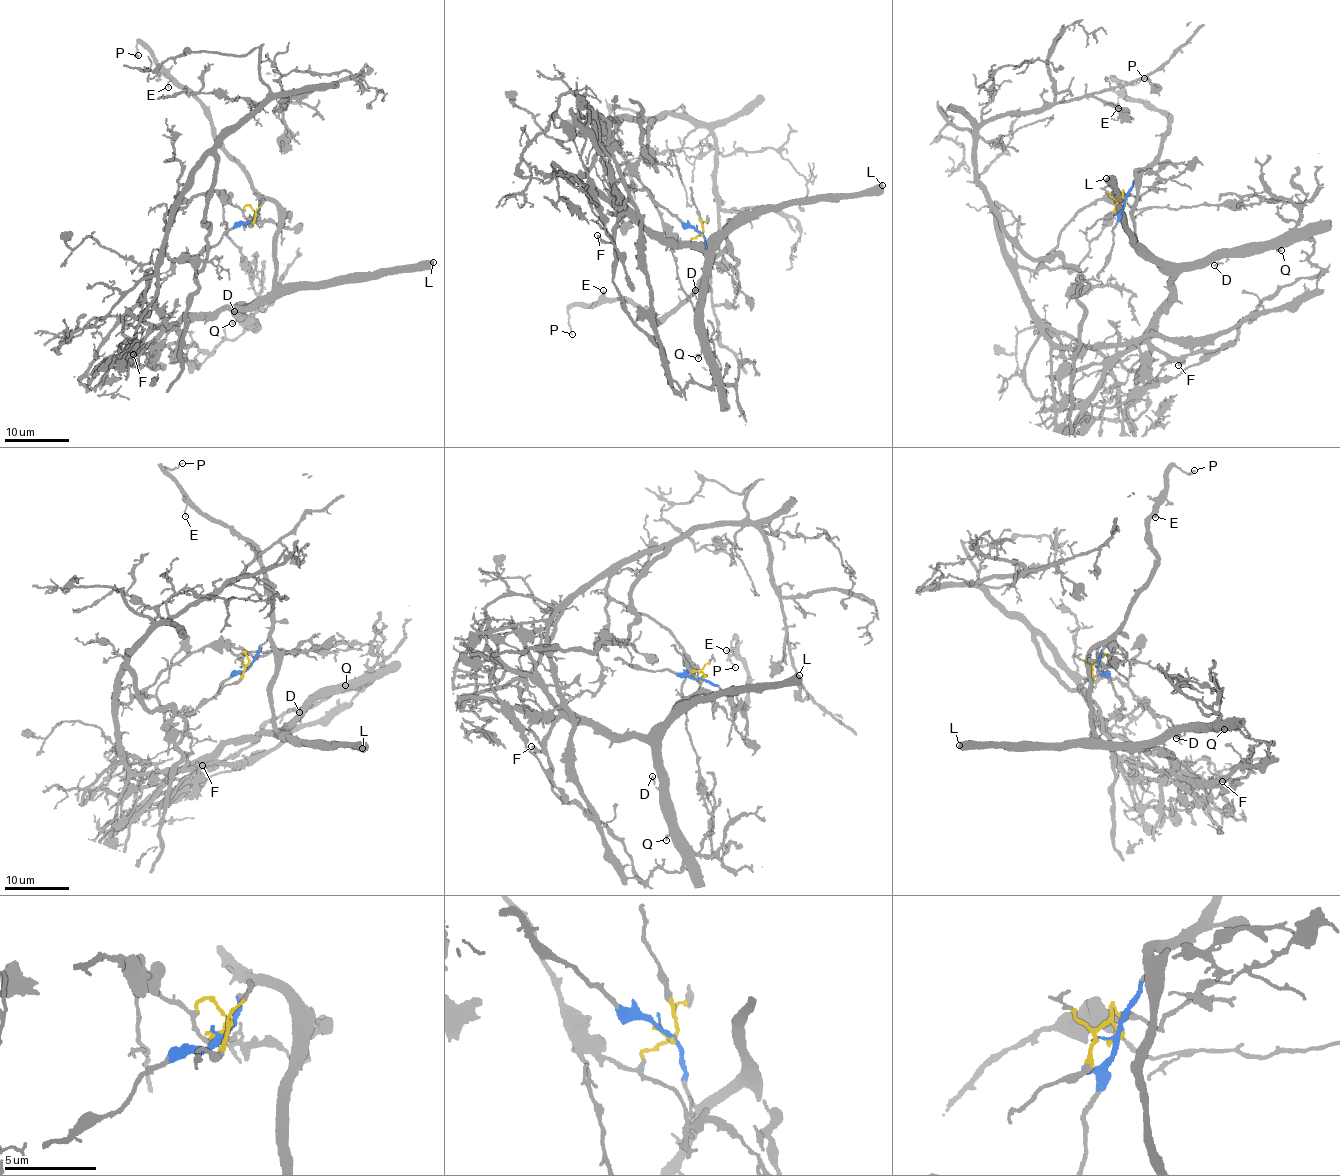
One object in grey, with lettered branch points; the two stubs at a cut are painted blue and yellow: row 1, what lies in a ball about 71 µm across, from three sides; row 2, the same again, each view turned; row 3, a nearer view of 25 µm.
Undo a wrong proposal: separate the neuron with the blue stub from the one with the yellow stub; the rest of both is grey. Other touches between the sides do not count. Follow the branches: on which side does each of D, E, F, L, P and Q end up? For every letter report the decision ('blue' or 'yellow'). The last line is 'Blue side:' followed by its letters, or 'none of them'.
D: blue
E: blue
F: blue
L: blue
P: blue
Q: blue
Blue side: D, E, F, L, P, Q

